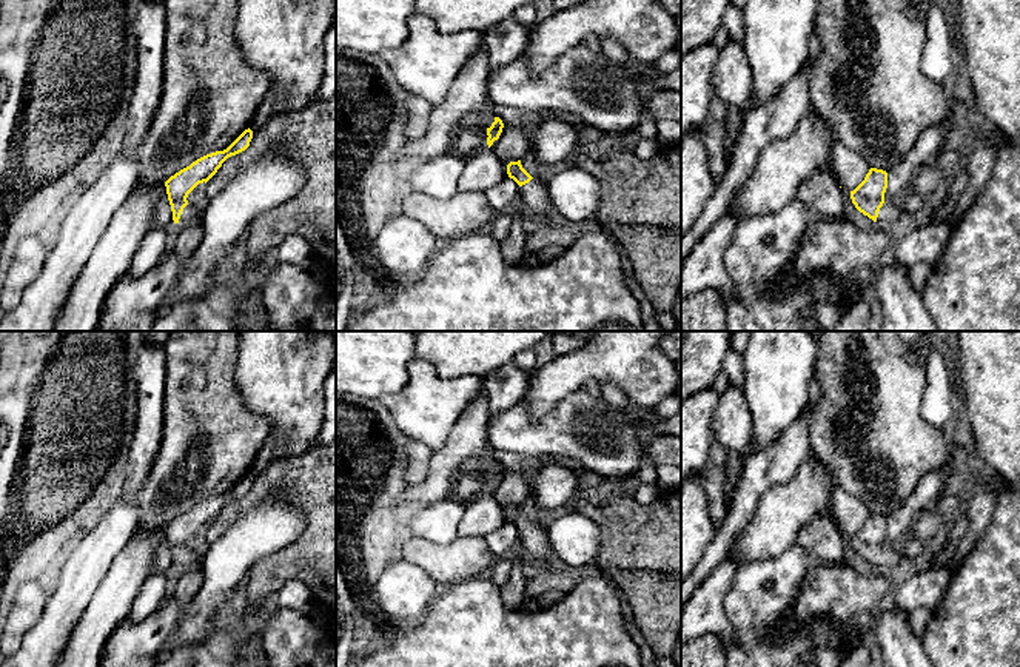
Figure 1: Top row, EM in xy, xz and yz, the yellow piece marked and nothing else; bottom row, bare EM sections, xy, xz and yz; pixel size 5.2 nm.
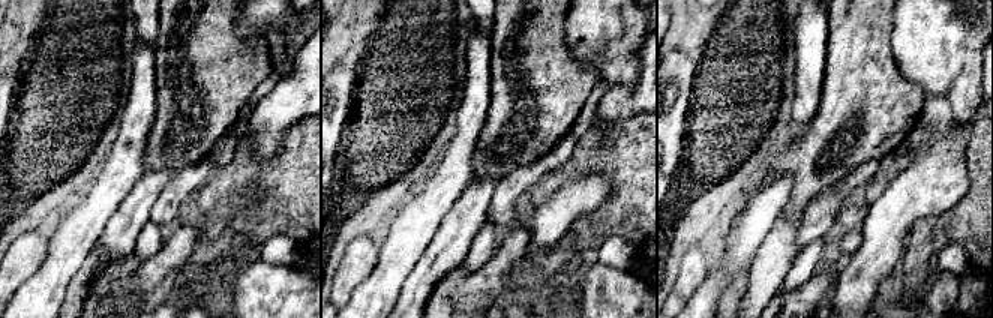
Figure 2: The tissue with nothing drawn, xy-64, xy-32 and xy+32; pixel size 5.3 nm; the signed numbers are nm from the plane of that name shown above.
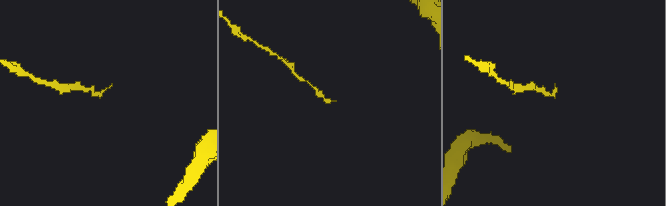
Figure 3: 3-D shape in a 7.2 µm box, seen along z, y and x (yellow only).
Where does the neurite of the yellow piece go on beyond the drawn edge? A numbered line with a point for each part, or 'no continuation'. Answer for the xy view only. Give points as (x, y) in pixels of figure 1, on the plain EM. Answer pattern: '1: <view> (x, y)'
1: xy (191, 559)

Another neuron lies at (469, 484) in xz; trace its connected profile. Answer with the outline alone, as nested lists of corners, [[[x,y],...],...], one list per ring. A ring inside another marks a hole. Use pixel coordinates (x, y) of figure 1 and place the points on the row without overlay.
[[[476,470],[458,471],[451,488],[450,496],[455,502],[467,504],[471,498],[479,498],[487,494],[487,474]]]

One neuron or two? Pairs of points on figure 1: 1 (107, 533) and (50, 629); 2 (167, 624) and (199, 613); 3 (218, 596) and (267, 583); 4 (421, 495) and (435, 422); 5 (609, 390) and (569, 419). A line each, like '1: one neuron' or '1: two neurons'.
1: one neuron
2: two neurons
3: two neurons
4: two neurons
5: two neurons

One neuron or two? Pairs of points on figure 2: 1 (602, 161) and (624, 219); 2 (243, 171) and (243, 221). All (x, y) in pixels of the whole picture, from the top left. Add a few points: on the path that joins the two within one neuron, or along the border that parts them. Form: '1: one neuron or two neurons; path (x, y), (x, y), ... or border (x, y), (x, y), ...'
1: one neuron; path (617, 176), (624, 183), (624, 204)
2: one neuron; path (258, 180), (266, 188), (266, 201), (258, 209)

